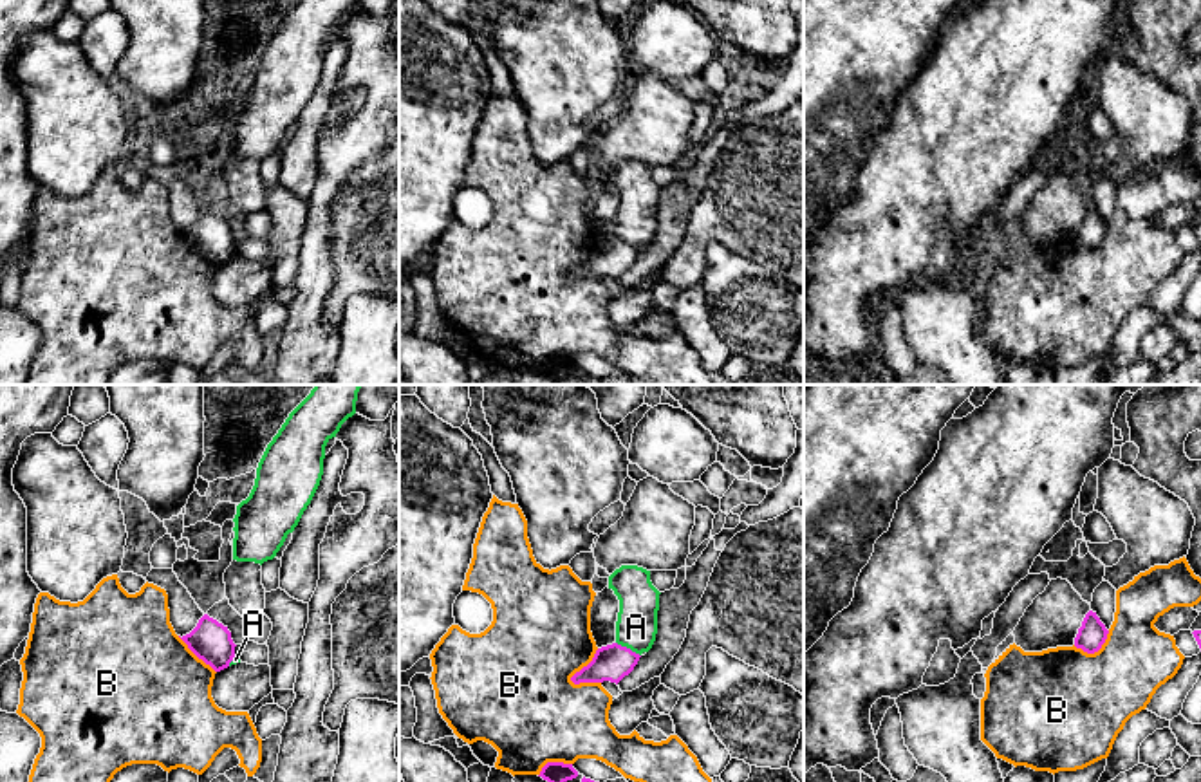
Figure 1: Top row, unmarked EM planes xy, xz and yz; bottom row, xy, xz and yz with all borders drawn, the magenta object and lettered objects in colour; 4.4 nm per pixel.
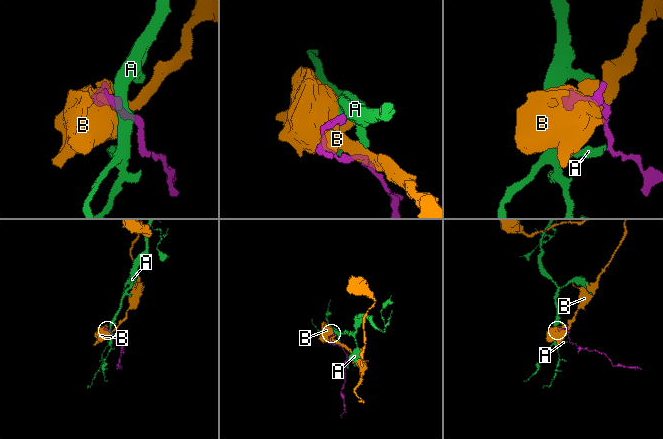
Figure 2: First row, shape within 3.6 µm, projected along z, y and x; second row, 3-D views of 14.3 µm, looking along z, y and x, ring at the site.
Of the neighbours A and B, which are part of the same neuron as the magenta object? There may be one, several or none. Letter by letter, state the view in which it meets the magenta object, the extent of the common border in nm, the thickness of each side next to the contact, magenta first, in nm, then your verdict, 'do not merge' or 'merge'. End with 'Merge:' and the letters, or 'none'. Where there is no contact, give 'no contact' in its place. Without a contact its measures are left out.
A: meets magenta in xz; contact 130 nm long; 160 nm thick on the magenta side, 190 nm on the other; do not merge
B: meets magenta in xz; contact 200 nm long; 160 nm thick on the magenta side, 460 nm on the other; do not merge
Merge: none

